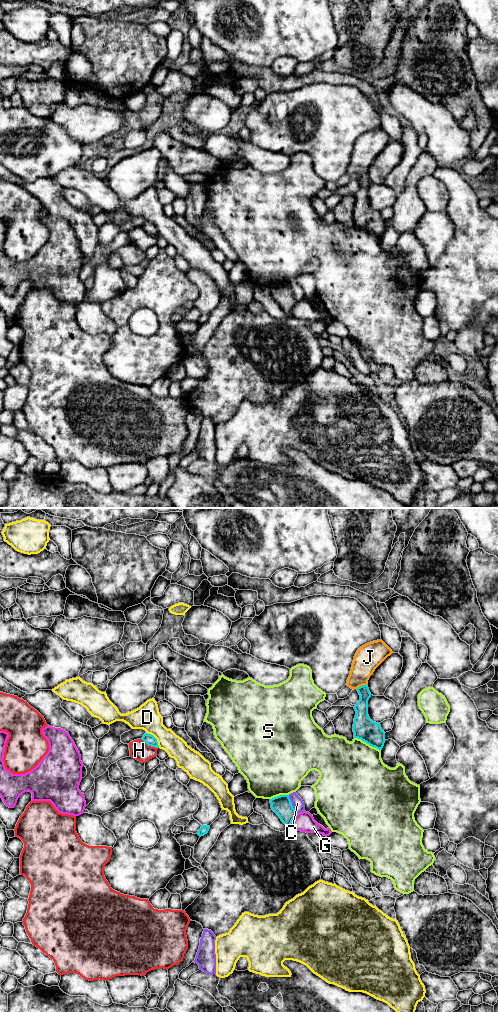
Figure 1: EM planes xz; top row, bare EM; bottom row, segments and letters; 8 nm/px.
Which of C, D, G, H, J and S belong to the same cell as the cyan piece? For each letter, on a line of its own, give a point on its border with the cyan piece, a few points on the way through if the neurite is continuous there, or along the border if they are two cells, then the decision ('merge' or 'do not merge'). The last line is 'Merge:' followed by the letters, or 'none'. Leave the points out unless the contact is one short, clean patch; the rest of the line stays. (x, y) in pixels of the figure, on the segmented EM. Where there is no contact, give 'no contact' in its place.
C: meets cyan in xz at (291, 804); border along xz (288, 795), (291, 805), (297, 813); do not merge
D: meets cyan in xz at (155, 738); border along xz (146, 732), (156, 739), (159, 747); do not merge
G: meets cyan in xz at (292, 820); border along xz (298, 813), (289, 826); do not merge
H: meets cyan in xz at (149, 745); border along xz (141, 738), (148, 745), (157, 748); do not merge
J: meets cyan in xz at (361, 686); do not merge
S: meets cyan in xz at (367, 743); do not merge
Merge: none

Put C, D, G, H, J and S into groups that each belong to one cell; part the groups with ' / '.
C / D / G / H / J / S

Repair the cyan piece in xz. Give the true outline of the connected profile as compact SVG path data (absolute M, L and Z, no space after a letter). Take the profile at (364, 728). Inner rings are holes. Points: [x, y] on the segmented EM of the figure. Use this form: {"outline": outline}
{"outline": "M367 685L357 688L360 700L354 706L356 715L354 718L354 738L361 739L372 747L382 750L385 743L385 732L380 723L373 722L368 715L368 700L371 693Z"}

